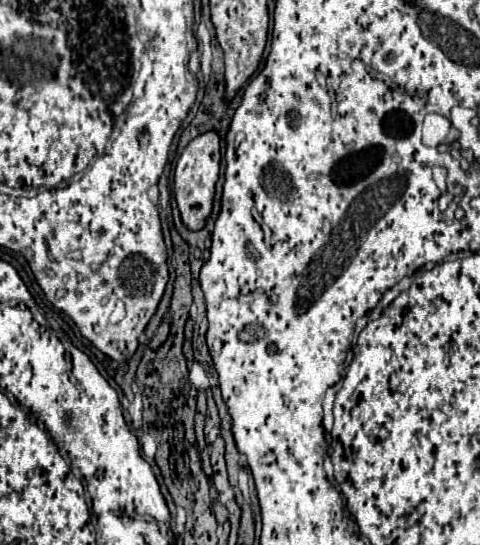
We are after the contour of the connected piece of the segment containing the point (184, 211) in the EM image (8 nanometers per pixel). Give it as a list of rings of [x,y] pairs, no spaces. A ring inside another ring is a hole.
[[[216,129],[206,131],[192,139],[184,153],[180,155],[176,163],[176,173],[174,173],[174,197],[182,215],[184,225],[190,231],[202,231],[206,227],[208,217],[212,215],[214,209],[214,191],[216,191],[216,181],[220,177],[220,135]]]

